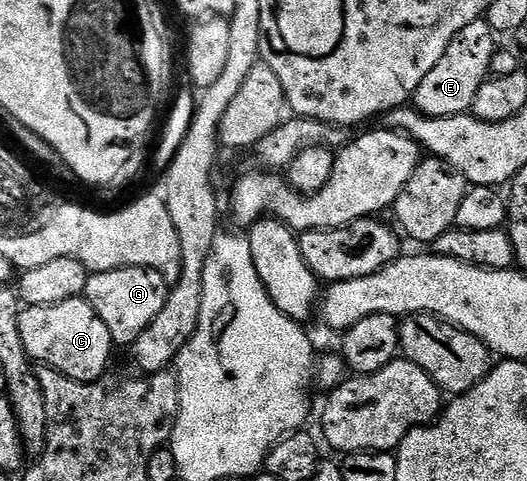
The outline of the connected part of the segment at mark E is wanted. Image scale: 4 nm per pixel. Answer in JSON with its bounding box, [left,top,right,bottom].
[413,18,497,117]

